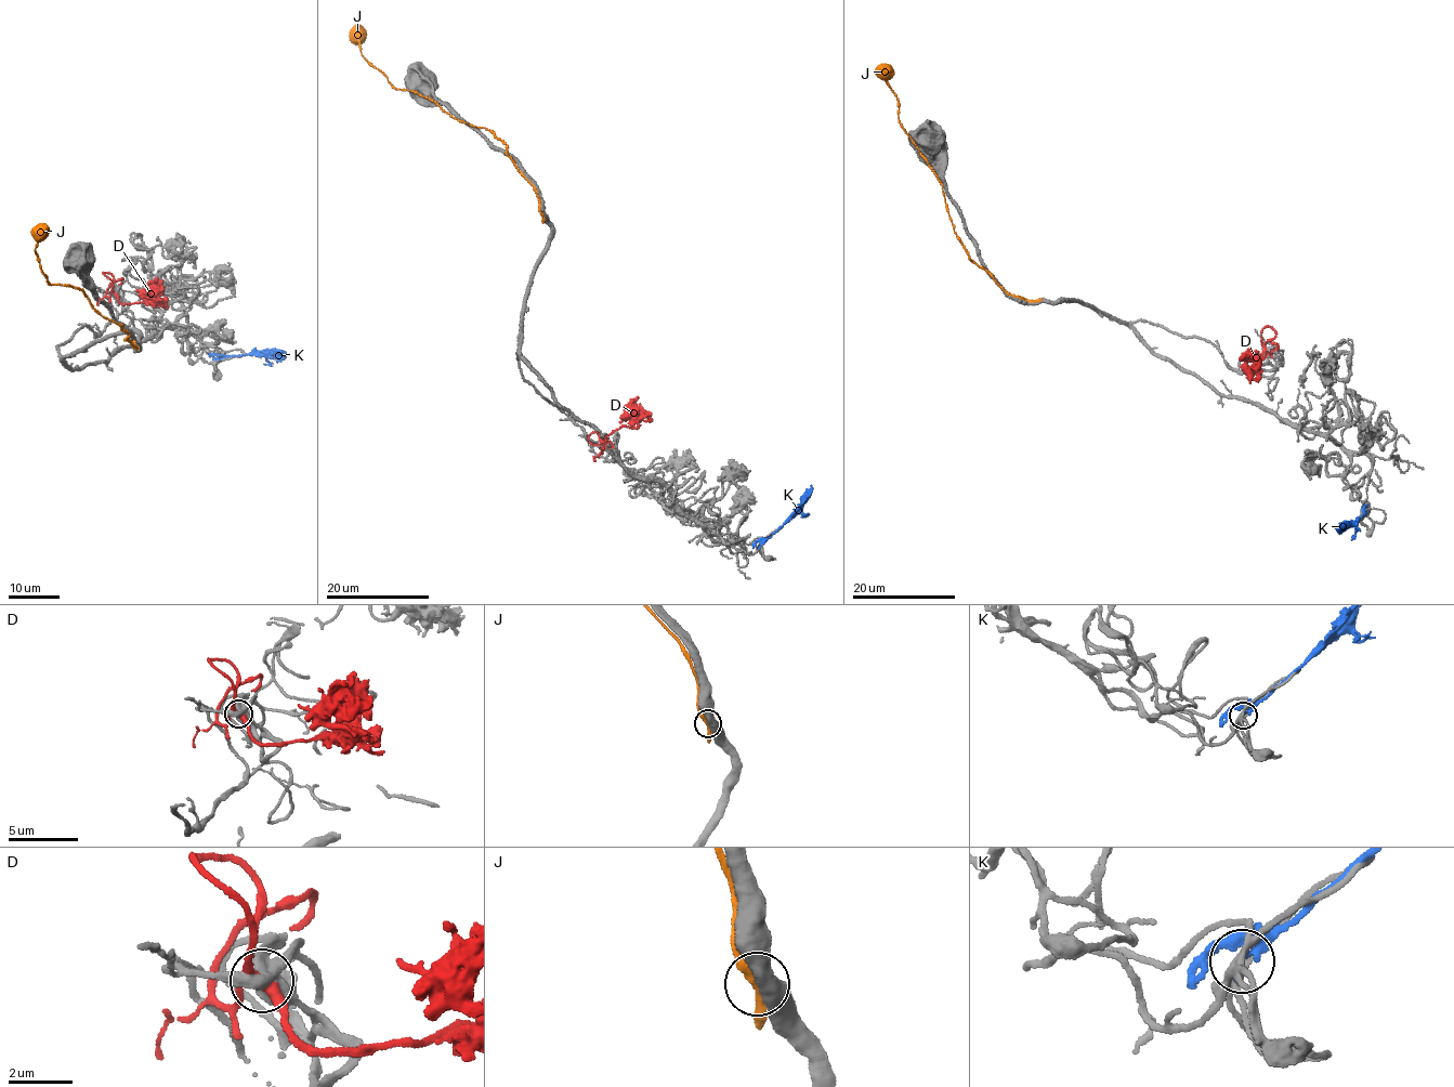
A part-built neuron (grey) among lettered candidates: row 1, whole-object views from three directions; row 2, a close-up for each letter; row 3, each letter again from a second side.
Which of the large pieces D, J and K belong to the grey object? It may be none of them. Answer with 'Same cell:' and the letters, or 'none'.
Same cell: D

